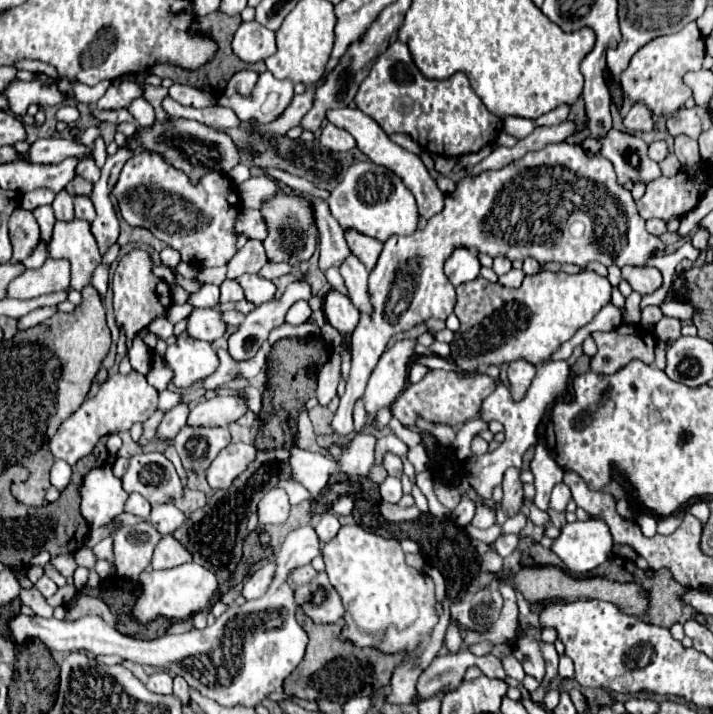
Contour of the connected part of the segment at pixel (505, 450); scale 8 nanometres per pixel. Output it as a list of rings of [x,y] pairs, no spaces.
[[[548,361],[548,363],[544,363],[542,367],[536,369],[536,377],[534,377],[534,381],[532,381],[532,385],[530,385],[530,389],[528,389],[528,393],[522,401],[514,401],[510,397],[510,391],[506,389],[506,385],[503,385],[502,382],[497,385],[496,391],[484,401],[482,411],[480,411],[482,417],[490,417],[490,419],[500,421],[504,425],[506,441],[494,453],[486,453],[482,457],[470,457],[466,461],[466,467],[464,467],[466,479],[478,491],[480,497],[484,497],[484,499],[492,497],[492,489],[502,483],[504,471],[512,465],[522,465],[524,451],[530,445],[538,443],[536,427],[542,421],[546,409],[560,399],[566,399],[566,401],[572,399],[570,391],[568,391],[568,383],[570,383],[570,363],[568,361]]]

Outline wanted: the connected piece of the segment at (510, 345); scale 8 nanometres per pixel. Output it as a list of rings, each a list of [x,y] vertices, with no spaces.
[[[540,271],[528,275],[518,289],[508,289],[478,277],[460,285],[456,293],[458,303],[454,313],[460,319],[460,329],[450,343],[452,359],[464,371],[478,371],[478,367],[504,365],[516,359],[526,359],[532,365],[548,361],[564,341],[588,325],[610,303],[612,285],[594,271],[580,275]]]

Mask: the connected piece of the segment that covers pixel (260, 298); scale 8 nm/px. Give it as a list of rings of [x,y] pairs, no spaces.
[[[244,273],[236,279],[244,293],[246,293],[246,299],[260,305],[264,301],[270,301],[270,297],[274,297],[274,283],[270,279],[264,279],[264,277],[258,277],[258,273]]]

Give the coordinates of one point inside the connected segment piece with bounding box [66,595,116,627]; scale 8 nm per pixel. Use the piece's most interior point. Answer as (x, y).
(84, 605)

